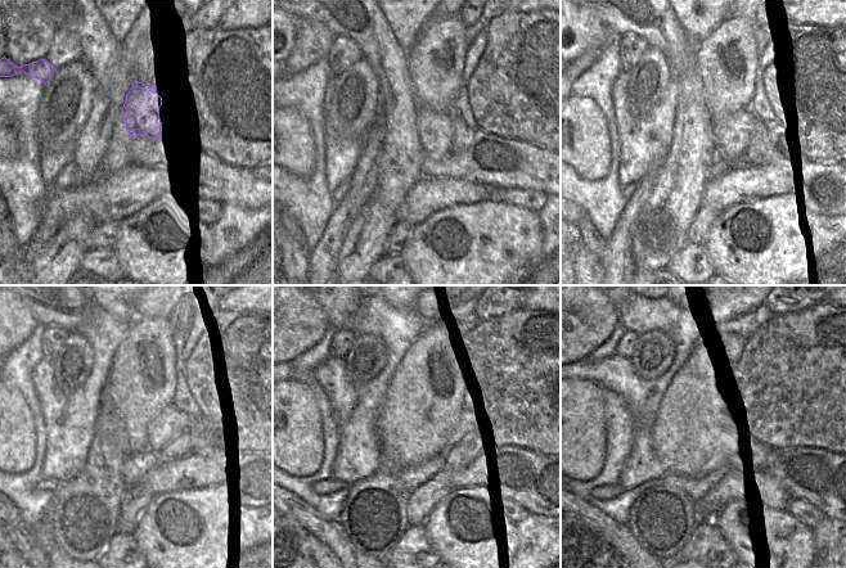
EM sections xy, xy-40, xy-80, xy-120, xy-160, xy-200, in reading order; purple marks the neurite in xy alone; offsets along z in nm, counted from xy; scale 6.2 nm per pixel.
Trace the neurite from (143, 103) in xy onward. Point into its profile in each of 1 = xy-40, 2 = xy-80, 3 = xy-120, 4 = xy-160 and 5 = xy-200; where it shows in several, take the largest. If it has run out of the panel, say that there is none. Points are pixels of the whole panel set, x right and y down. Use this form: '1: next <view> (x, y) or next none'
1: next xy-40 (440, 134)
2: next xy-80 (739, 138)
3: next xy-120 (167, 433)
4: next xy-160 (463, 447)
5: next xy-200 (752, 454)

